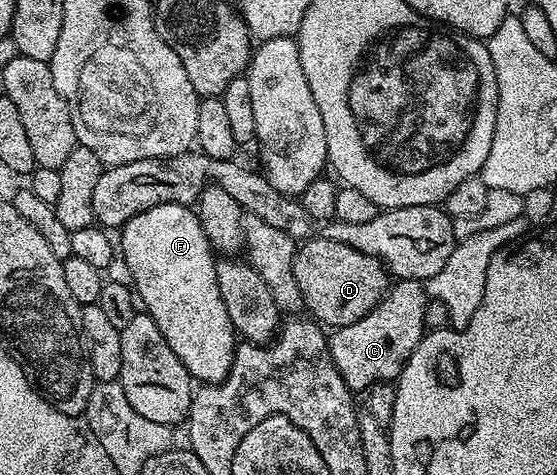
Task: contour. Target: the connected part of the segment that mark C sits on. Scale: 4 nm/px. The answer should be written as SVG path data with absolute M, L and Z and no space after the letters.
M398 280L395 285L371 312L364 314L364 318L329 333L330 357L351 393L365 393L379 382L397 381L427 331L428 297L425 283L420 280Z

